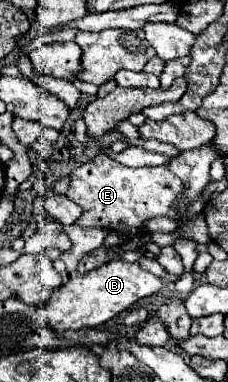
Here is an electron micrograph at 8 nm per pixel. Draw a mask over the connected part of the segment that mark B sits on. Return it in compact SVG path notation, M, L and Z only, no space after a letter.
M112 259L98 267L96 271L90 271L86 275L76 275L68 279L62 287L58 287L52 293L52 299L44 305L42 313L50 327L56 331L68 331L68 329L82 329L82 327L98 327L112 319L114 315L130 309L134 303L138 303L144 297L150 297L152 293L158 293L162 289L162 279L144 271L138 263L128 263L124 259Z

